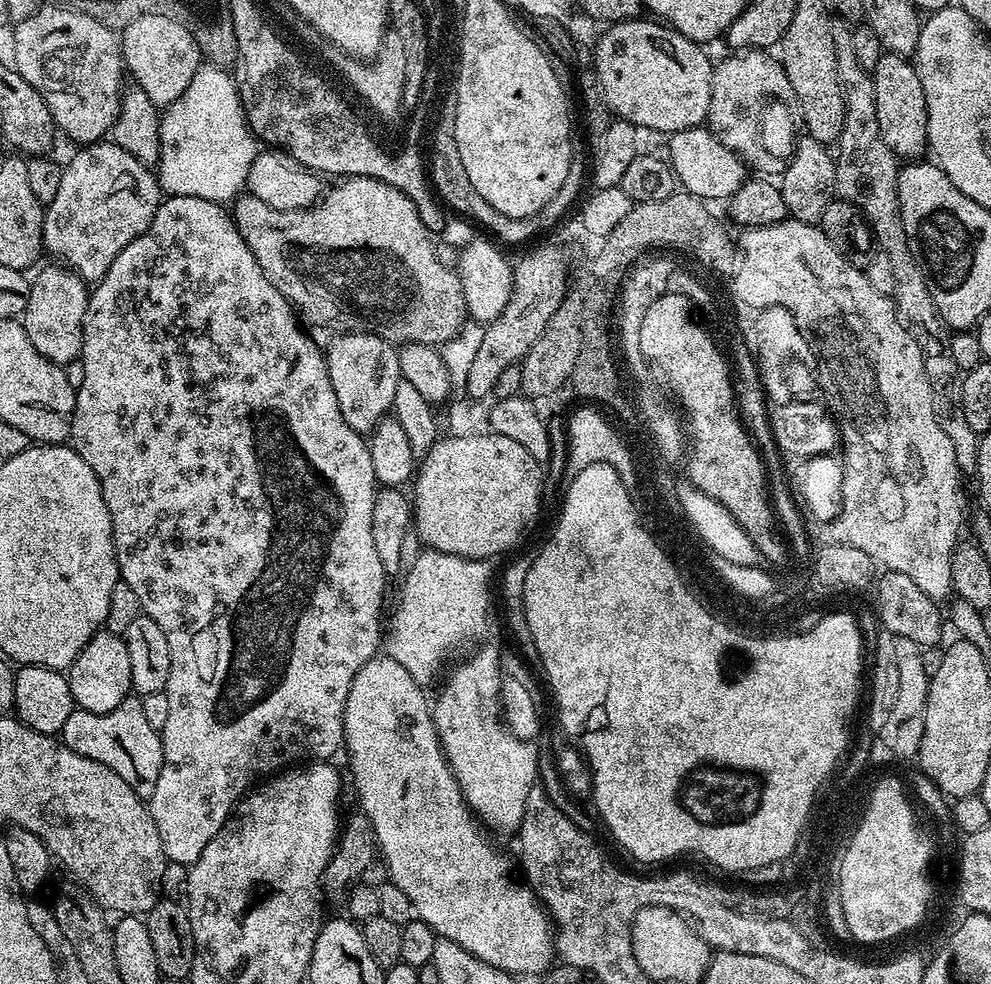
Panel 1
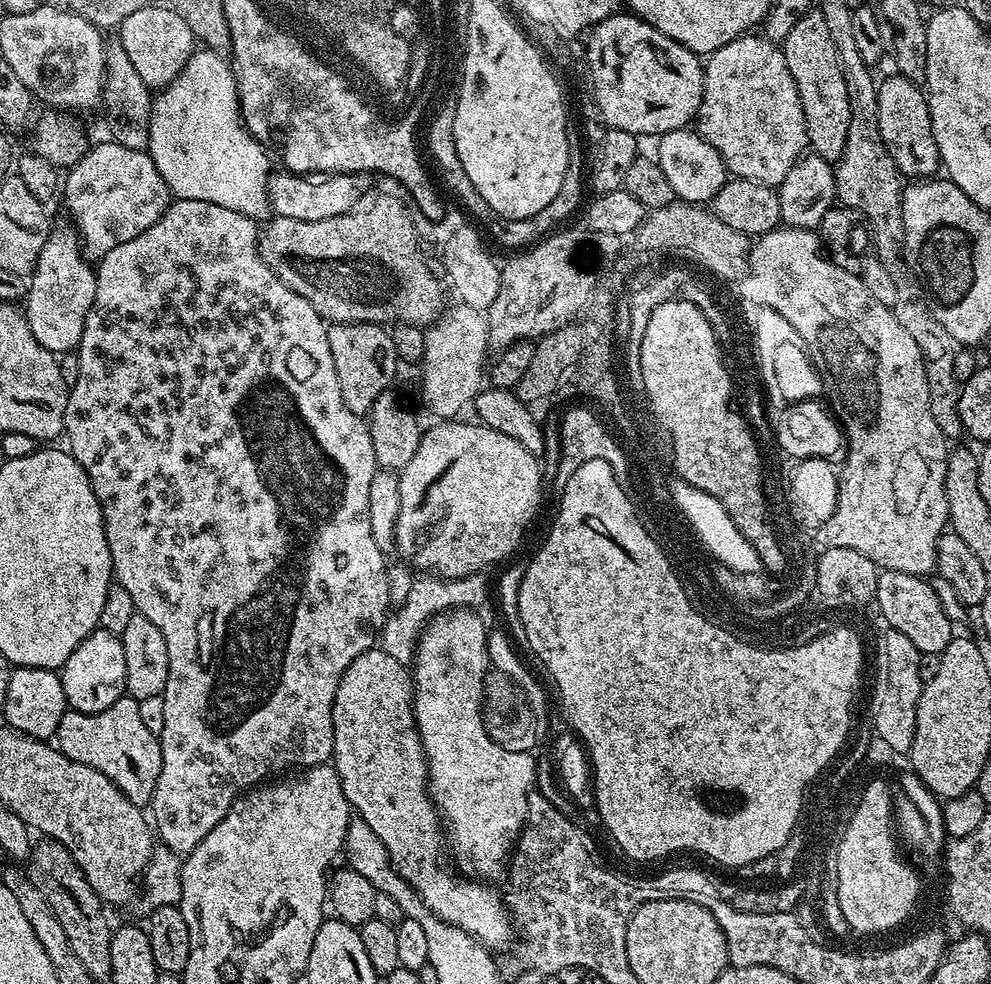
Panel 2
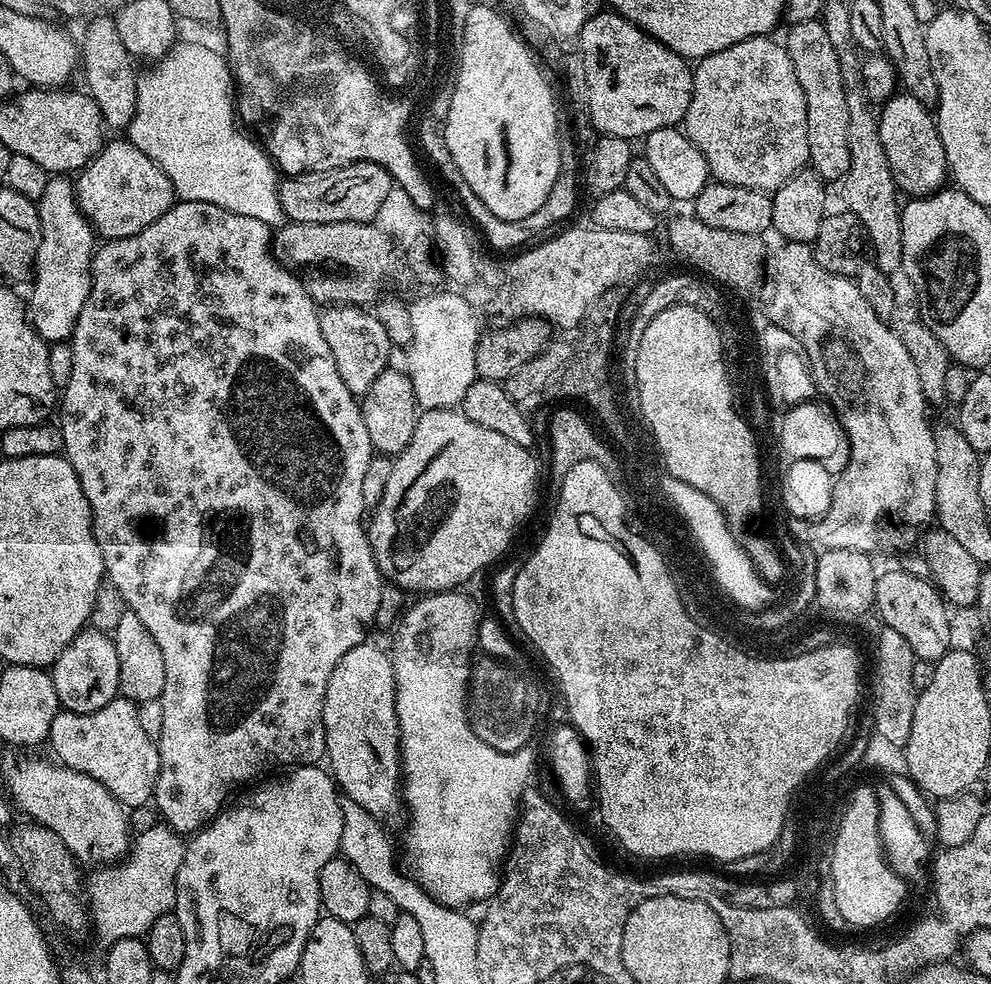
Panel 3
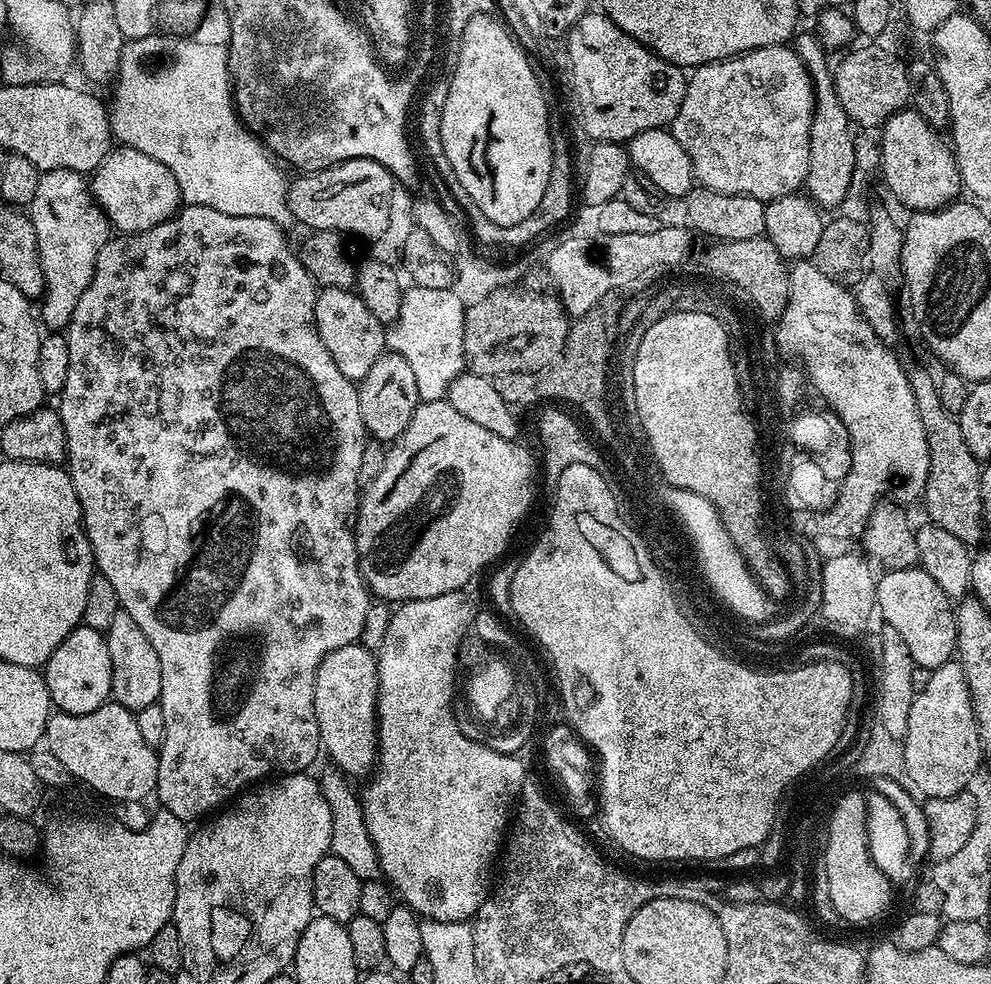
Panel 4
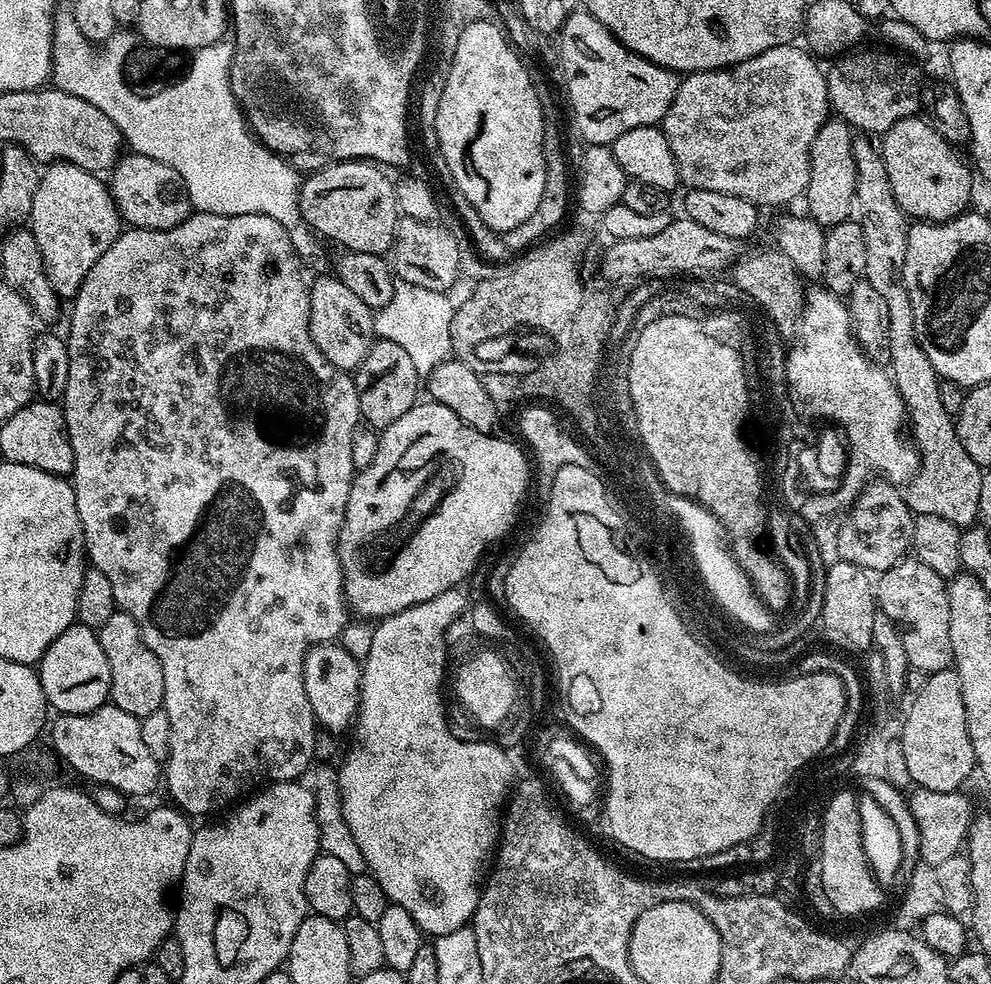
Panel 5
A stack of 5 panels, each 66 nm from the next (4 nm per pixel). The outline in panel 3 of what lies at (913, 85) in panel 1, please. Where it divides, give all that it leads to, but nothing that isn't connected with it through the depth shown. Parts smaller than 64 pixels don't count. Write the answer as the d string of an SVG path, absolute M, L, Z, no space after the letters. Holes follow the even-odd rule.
M893 94L889 100L883 101L881 108L884 109L878 112L878 134L897 189L903 195L905 192L908 198L931 196L933 192L939 192L945 187L950 173L946 150L942 150L942 138L930 108L907 94Z

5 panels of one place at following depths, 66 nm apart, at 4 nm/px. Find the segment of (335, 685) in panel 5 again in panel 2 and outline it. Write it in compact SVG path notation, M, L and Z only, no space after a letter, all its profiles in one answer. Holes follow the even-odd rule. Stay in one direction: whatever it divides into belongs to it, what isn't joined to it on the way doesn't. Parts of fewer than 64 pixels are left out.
M374 646L370 651L363 652L362 654L358 654L358 658L354 658L354 662L350 662L350 666L347 668L347 670L342 674L342 678L340 679L340 682L338 684L338 690L336 691L336 694L334 696L334 706L332 707L332 721L334 722L334 746L332 747L332 758L331 763L334 765L336 773L340 775L340 781L342 782L342 790L346 794L346 798L348 799L349 805L353 809L356 808L358 811L359 819L362 819L366 822L366 826L370 826L370 830L374 830L374 834L378 834L378 838L382 838L382 846L386 846L386 850L390 854L390 862L392 863L392 868L394 870L398 870L398 874L401 878L405 880L406 883L408 883L414 891L420 895L422 898L422 902L426 902L426 906L429 910L432 911L432 913L435 914L438 918L442 918L446 922L450 922L454 926L458 926L462 930L466 930L466 934L470 934L478 943L483 944L485 948L489 950L497 950L496 948L504 948L507 946L508 942L512 938L512 932L514 936L514 925L512 922L512 917L510 915L510 909L506 903L505 897L503 895L499 896L498 893L495 892L493 885L488 882L481 882L479 879L476 878L469 878L467 875L459 874L460 876L455 876L454 873L451 872L450 869L448 869L448 860L449 857L446 855L446 836L445 833L442 831L442 816L441 813L438 811L433 797L430 795L430 781L428 778L428 759L424 756L424 743L420 740L420 729L416 727L416 709L414 707L414 680L413 677L410 675L409 669L402 663L398 662L397 658L392 658L390 654L384 652L384 649L380 646Z

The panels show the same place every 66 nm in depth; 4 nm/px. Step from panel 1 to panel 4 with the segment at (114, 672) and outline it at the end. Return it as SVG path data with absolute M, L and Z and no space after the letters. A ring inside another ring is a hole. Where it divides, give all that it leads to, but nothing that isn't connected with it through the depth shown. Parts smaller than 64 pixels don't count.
M83 626L75 628L42 665L42 675L50 690L53 705L61 712L90 714L98 710L98 706L109 703L112 667L105 633Z

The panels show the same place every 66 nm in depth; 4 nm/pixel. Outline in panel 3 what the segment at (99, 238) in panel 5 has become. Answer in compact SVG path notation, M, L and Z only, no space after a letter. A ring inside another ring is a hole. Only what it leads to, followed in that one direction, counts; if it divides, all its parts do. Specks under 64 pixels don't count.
M68 178L49 179L38 201L42 242L38 246L32 284L30 319L49 345L68 342L92 289L90 269L94 255L94 229L76 203L76 189Z

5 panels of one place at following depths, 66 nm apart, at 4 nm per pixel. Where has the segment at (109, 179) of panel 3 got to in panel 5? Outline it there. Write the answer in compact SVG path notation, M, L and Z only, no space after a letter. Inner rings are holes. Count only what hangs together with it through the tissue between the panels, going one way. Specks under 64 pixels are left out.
M124 154L116 161L115 168L111 169L111 176L112 197L125 225L166 230L181 224L194 211L188 197L188 187L182 182L178 170L166 166L166 162L154 162L154 158Z

